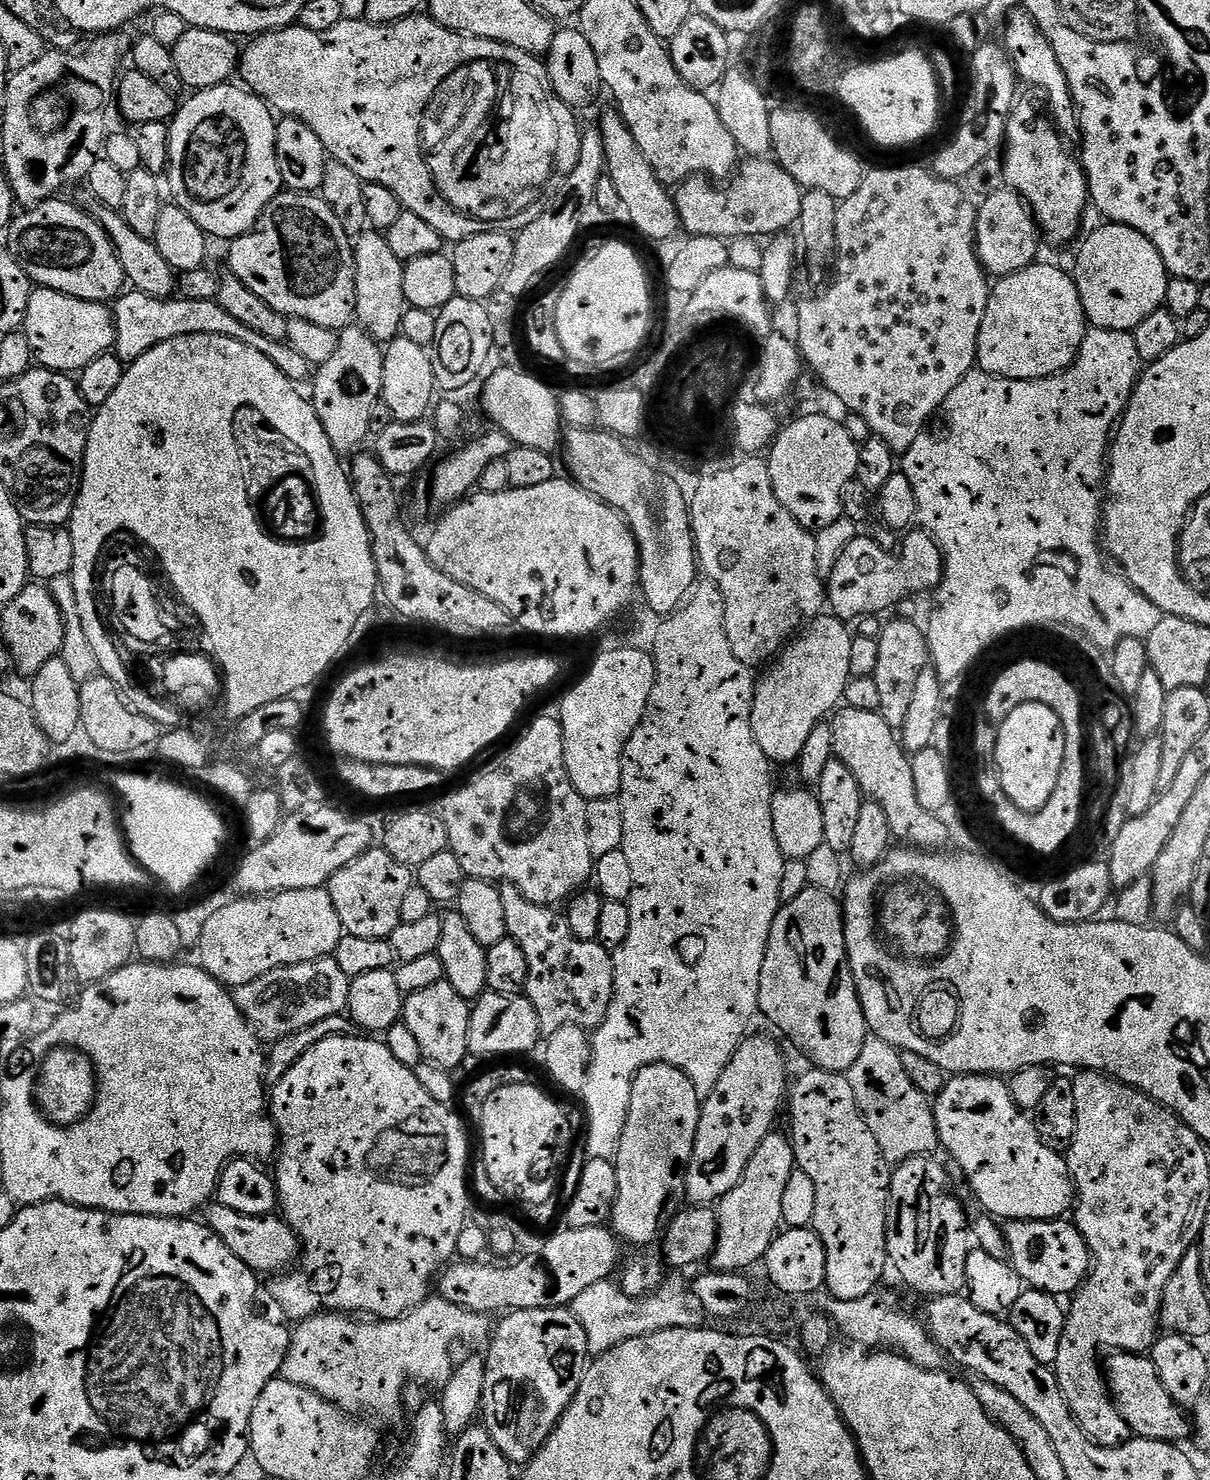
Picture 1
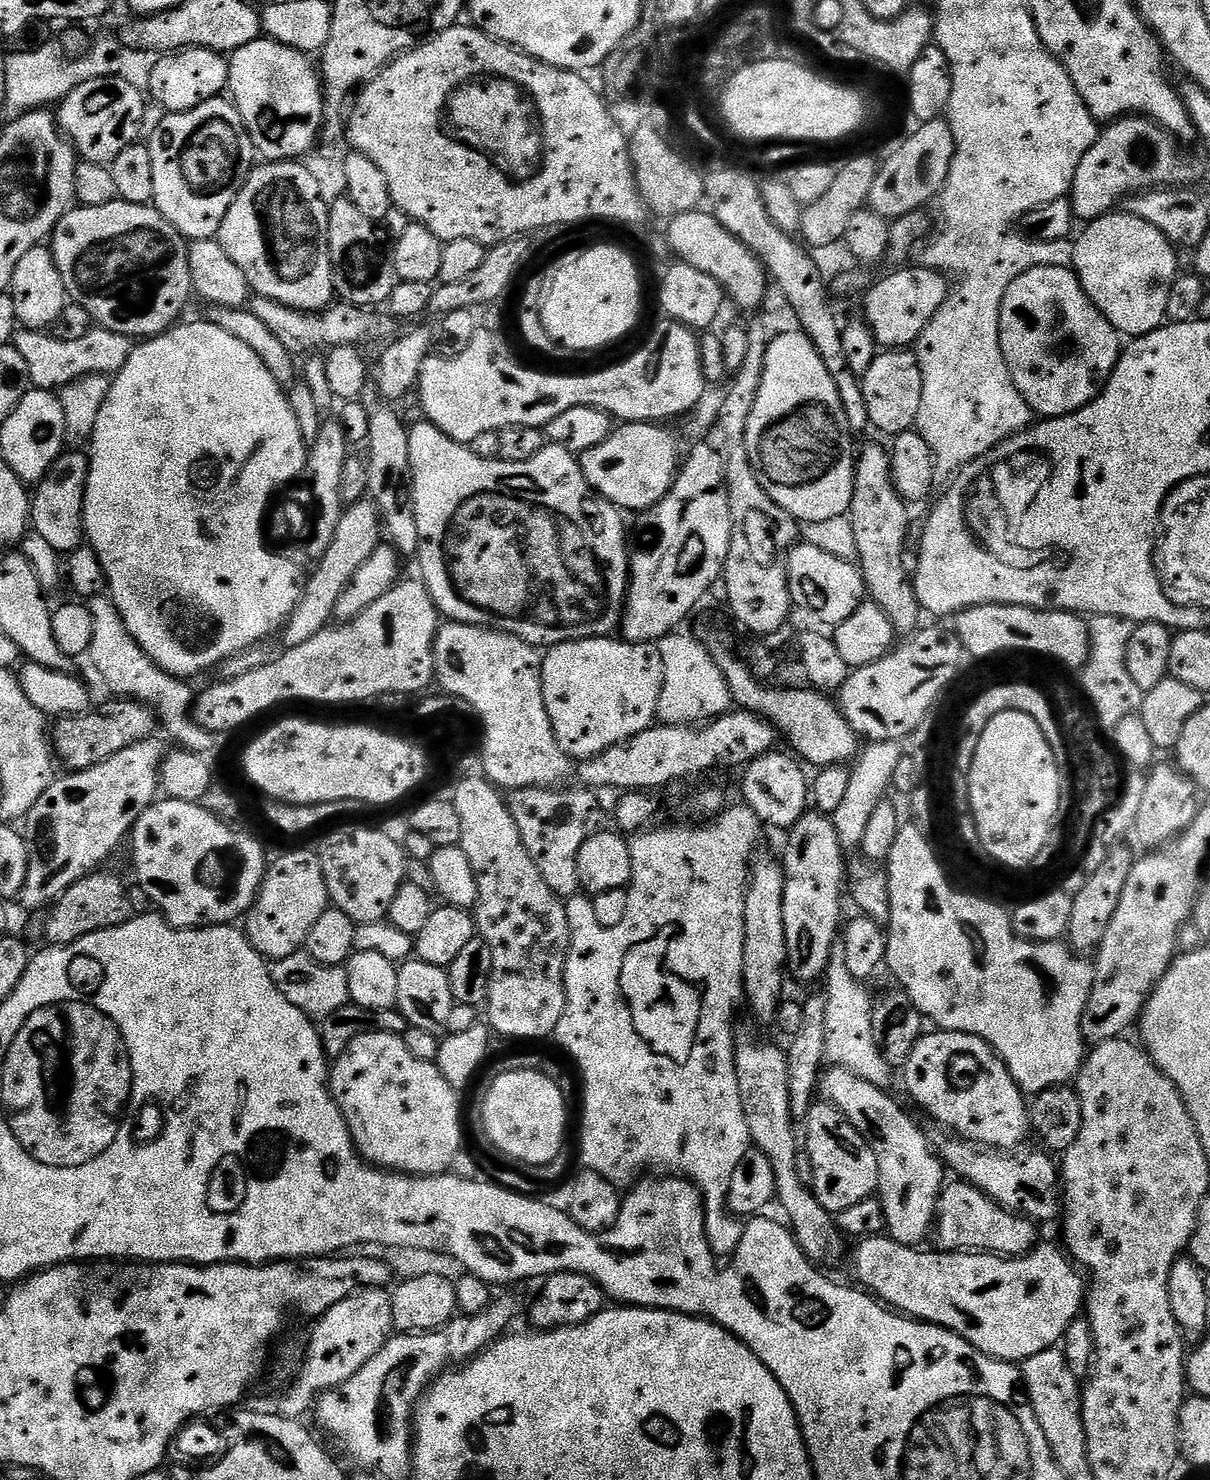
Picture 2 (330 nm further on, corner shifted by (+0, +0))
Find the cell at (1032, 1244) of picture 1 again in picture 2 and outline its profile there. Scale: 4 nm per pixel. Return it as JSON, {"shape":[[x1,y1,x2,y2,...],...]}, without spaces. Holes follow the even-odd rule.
{"shape":[[967,1182,949,1183,936,1203,934,1240,945,1252,987,1252,994,1256,1024,1256,1037,1247,1037,1225,1027,1216,1010,1212]]}

